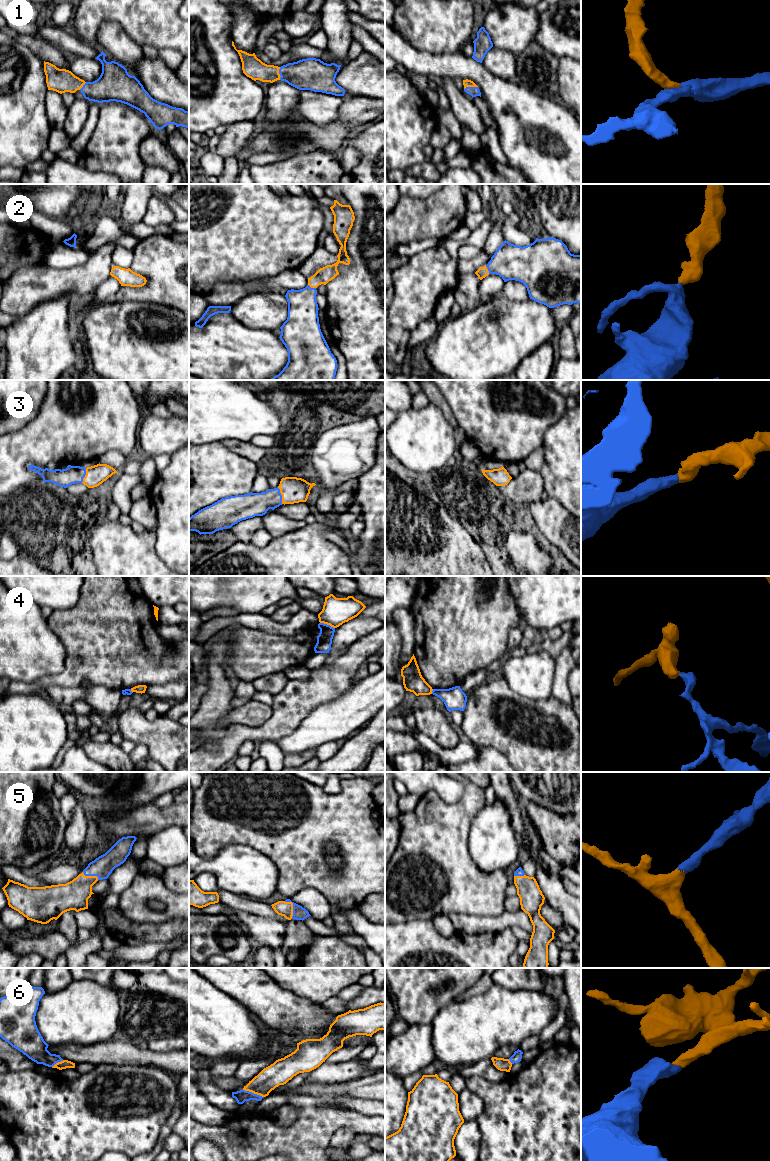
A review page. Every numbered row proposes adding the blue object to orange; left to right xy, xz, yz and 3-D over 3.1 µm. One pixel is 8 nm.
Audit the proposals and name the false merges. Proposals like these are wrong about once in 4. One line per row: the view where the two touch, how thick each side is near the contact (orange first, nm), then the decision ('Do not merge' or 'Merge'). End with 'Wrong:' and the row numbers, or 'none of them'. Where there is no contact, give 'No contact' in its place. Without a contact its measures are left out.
1: Touches orange in yz. Thickness 60 nm (orange) against 80 nm. Merge
2: Touches orange in xz. Thickness 120 nm (orange) against 240 nm. Merge
3: Touches orange in xz. Thickness 200 nm (orange) against 190 nm. Merge
4: Touches orange in xz. Thickness 220 nm (orange) against 130 nm. Do not merge
5: Touches orange in xz. Thickness 120 nm (orange) against 110 nm. Merge
6: Touches orange in xz. Thickness 180 nm (orange) against 100 nm. Merge
Wrong: 4

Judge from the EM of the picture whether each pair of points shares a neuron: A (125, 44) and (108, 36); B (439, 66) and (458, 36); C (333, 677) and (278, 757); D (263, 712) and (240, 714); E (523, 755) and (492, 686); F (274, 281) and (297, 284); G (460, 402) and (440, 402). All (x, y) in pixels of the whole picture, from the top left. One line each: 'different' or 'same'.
A: same
B: different
C: different
D: same
E: same
F: same
G: different

